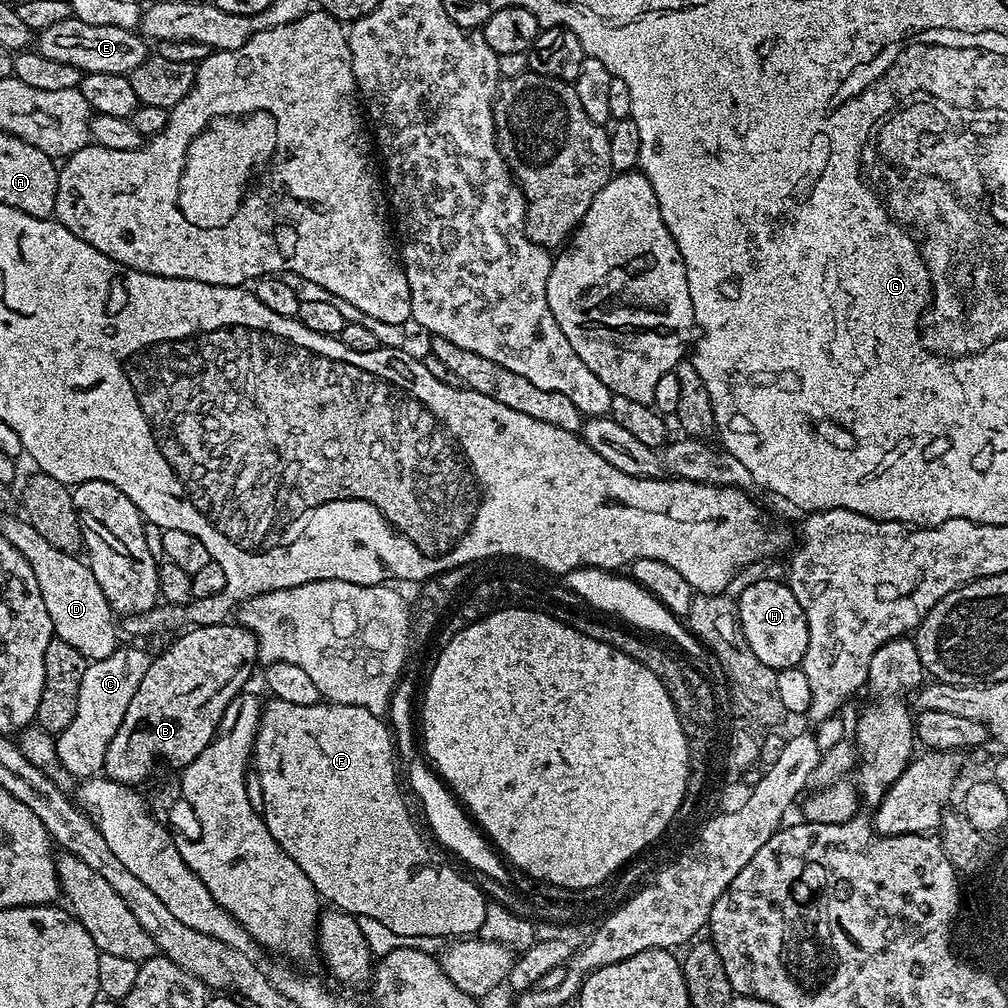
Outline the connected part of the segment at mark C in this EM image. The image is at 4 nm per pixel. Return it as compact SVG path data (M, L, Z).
M132 646L118 647L108 658L91 661L82 676L78 710L66 730L57 735L57 754L61 764L74 777L87 779L103 771L106 748L125 718L126 709L149 669L151 655Z

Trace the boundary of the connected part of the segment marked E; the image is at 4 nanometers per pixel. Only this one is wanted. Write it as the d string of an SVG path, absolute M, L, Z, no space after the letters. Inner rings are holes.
M75 18L57 22L55 26L46 26L35 37L34 48L42 54L42 58L54 58L54 62L67 62L74 66L81 74L93 72L94 74L118 74L127 76L128 73L138 70L142 62L146 62L150 55L149 41L136 30L122 30L118 26L90 26Z

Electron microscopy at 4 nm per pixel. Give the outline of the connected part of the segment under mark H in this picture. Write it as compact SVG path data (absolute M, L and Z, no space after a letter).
M756 580L746 585L738 595L738 611L742 634L746 634L750 650L754 650L754 655L766 662L766 666L779 670L803 665L808 641L806 614L802 614L802 606L798 606L798 598L794 598L787 583Z

